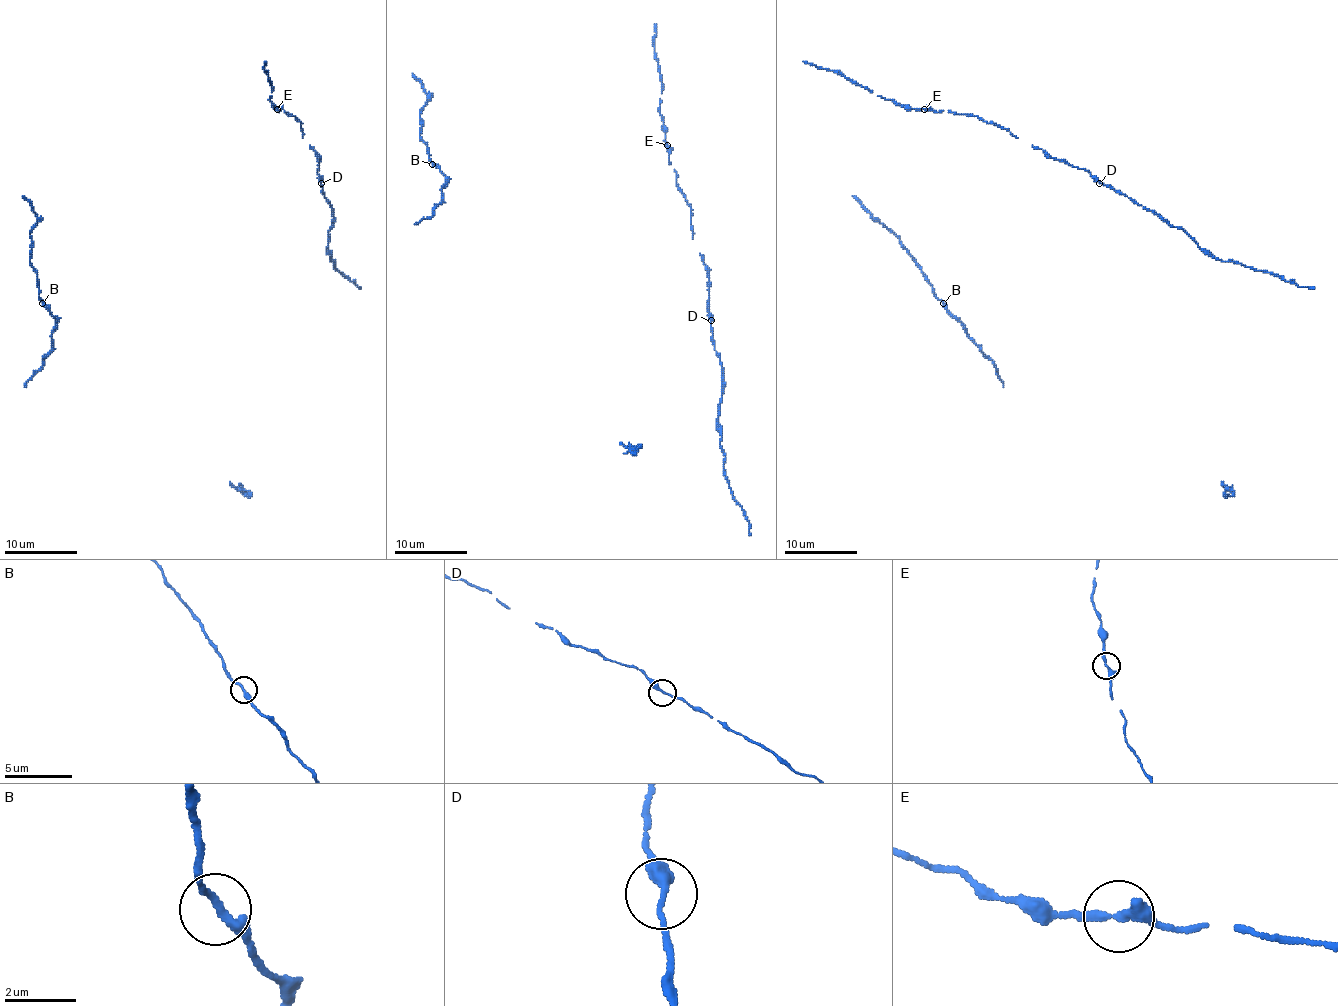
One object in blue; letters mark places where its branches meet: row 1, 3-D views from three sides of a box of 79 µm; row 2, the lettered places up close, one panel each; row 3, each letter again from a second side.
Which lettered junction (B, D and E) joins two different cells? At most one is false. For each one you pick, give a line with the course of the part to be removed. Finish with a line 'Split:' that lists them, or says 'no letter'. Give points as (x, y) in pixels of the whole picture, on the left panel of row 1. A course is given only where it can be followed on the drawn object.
Split: no letter

